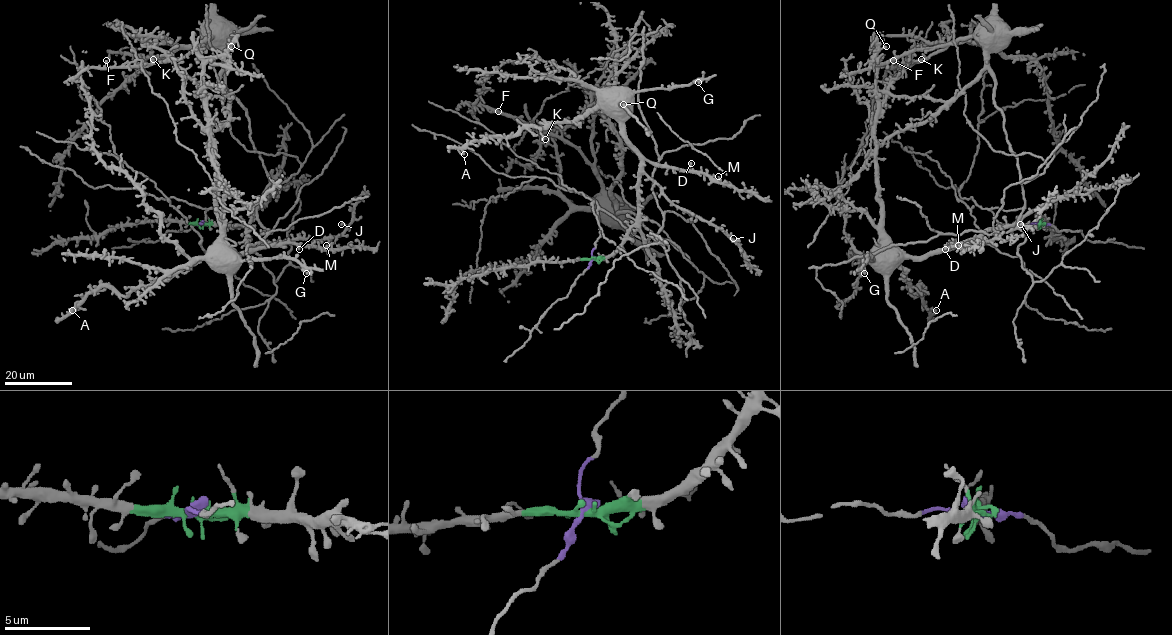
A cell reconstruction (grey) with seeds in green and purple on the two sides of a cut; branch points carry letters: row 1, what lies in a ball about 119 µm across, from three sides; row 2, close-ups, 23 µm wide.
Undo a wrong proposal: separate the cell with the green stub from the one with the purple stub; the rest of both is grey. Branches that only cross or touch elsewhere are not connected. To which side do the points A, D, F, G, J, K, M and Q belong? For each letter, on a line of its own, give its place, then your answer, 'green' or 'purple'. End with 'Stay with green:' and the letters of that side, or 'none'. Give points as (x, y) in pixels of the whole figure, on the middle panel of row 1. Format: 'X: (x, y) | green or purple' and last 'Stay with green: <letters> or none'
A: (464, 154) | green
D: (691, 163) | green
F: (498, 111) | purple
G: (698, 82) | green
J: (733, 238) | green
K: (545, 139) | purple
M: (718, 176) | green
Q: (623, 104) | green
Stay with green: A, D, G, J, M, Q

